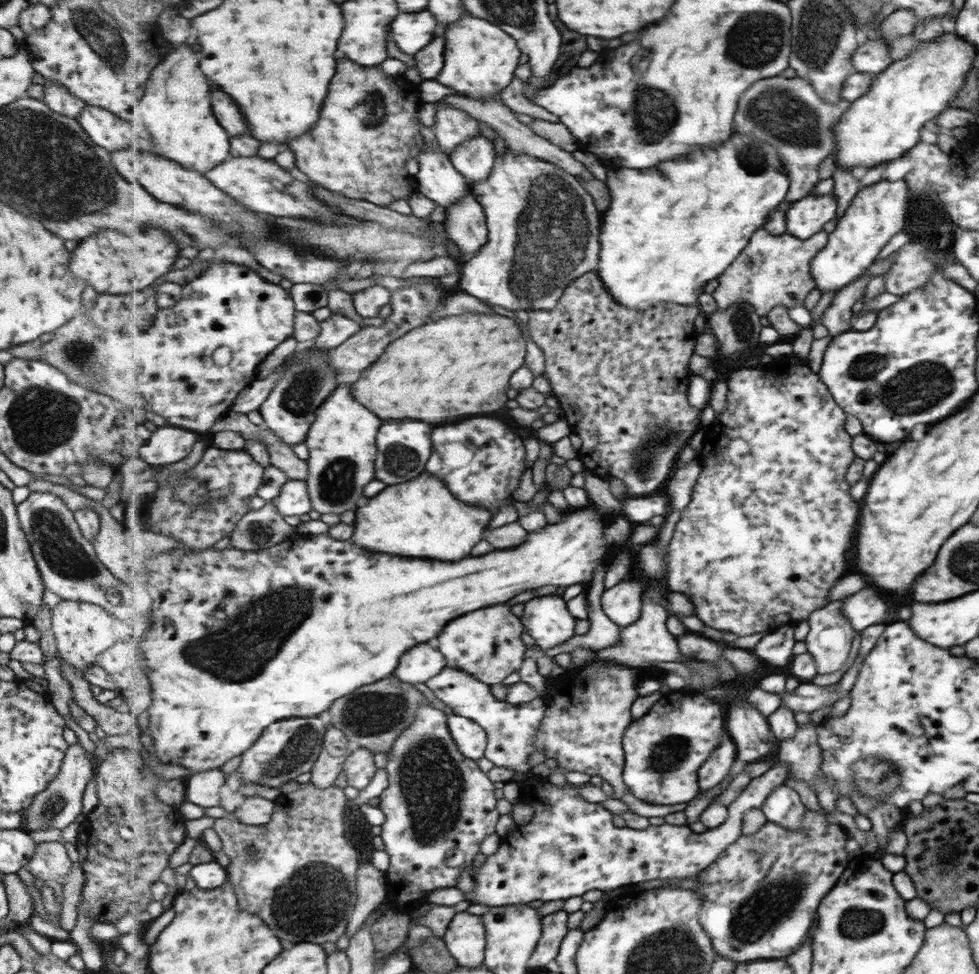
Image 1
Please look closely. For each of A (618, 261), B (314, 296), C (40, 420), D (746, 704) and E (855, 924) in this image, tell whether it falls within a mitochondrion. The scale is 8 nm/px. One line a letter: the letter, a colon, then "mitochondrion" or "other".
A: other
B: other
C: mitochondrion
D: other
E: mitochondrion

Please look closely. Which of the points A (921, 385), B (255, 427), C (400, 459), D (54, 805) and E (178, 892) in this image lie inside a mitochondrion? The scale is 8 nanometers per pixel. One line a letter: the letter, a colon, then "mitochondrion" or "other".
A: mitochondrion
B: other
C: mitochondrion
D: mitochondrion
E: other

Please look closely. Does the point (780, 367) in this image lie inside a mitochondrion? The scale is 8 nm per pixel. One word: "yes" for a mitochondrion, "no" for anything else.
no

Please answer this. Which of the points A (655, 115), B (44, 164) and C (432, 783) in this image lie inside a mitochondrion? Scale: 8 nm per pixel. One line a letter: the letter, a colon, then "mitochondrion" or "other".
A: mitochondrion
B: mitochondrion
C: mitochondrion

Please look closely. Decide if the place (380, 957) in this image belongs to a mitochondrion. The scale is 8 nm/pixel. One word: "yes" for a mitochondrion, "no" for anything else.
no

